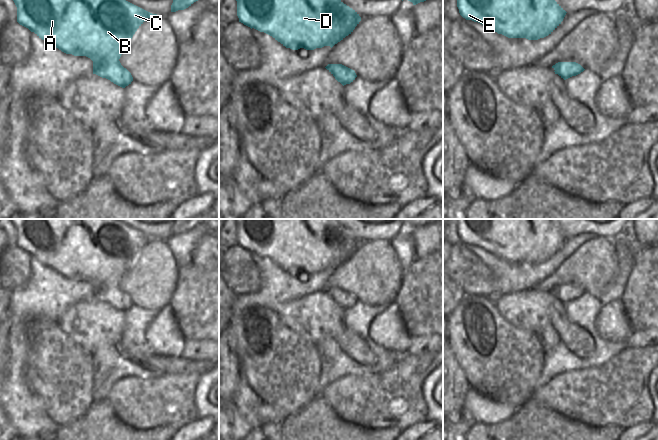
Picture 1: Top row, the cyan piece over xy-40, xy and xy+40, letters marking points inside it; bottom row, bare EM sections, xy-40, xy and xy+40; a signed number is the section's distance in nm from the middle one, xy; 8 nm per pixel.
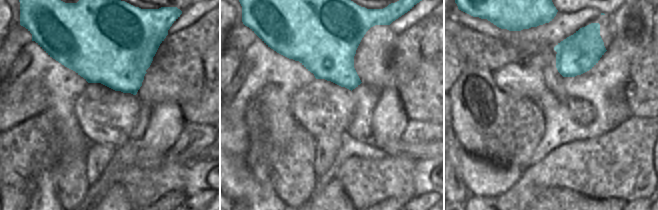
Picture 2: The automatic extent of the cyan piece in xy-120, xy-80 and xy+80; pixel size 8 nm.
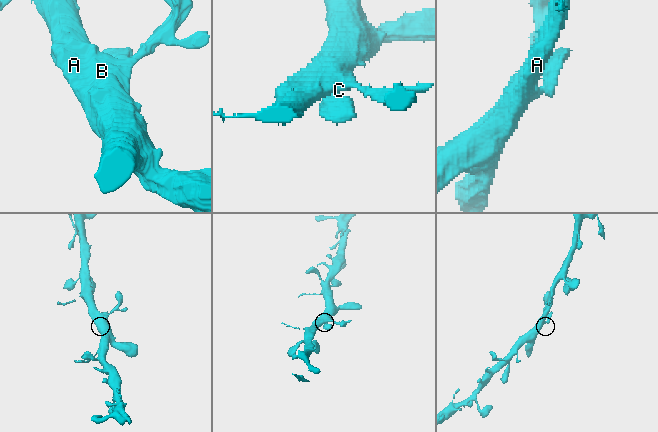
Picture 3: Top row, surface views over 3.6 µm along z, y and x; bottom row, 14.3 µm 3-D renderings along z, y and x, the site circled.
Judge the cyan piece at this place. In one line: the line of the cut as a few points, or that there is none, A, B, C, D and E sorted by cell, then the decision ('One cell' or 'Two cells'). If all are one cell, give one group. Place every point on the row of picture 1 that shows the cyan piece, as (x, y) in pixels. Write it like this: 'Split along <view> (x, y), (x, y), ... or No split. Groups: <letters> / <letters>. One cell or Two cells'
No split. Groups: A B C D E. One cell

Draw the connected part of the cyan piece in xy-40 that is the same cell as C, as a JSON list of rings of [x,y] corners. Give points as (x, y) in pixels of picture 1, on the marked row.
[[[13,0],[17,7],[17,22],[28,28],[31,32],[34,32],[39,38],[42,40],[52,44],[62,52],[66,54],[72,54],[74,56],[86,56],[93,61],[93,74],[96,74],[102,78],[106,78],[113,82],[114,84],[125,88],[133,81],[133,77],[131,73],[124,68],[119,59],[131,41],[133,35],[137,31],[137,29],[150,17],[158,16],[157,14],[152,14],[126,0]]]

